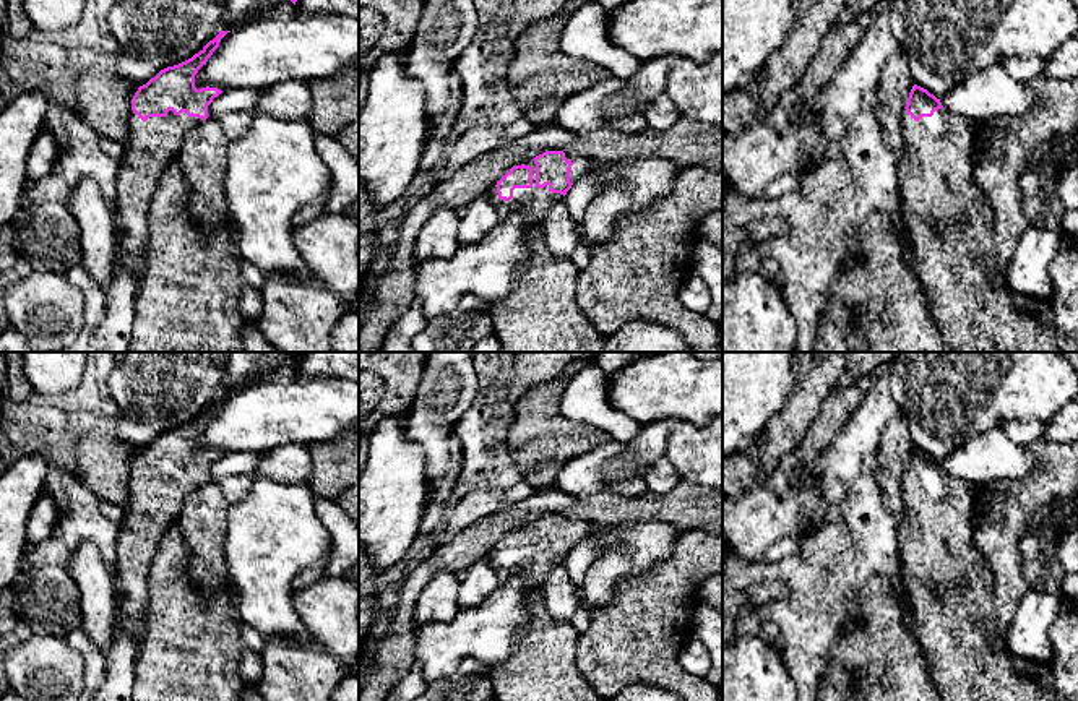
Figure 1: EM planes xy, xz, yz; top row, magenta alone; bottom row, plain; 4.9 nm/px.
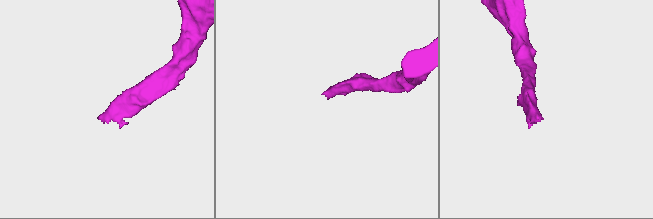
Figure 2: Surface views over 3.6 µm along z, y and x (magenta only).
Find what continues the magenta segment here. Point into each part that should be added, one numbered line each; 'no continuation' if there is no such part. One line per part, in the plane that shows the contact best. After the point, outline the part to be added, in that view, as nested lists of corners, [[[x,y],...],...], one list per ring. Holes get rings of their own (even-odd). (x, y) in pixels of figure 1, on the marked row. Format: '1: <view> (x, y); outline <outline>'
1: xz (536, 200); outline [[[534,161],[524,162],[524,166],[533,167],[533,187],[531,188],[515,188],[513,198],[510,201],[500,200],[497,193],[497,183],[484,195],[484,198],[498,209],[500,216],[507,216],[515,209],[526,209],[528,221],[531,224],[539,224],[544,213],[558,200],[563,198],[560,193],[552,193],[549,185],[544,188],[536,187],[536,164]]]

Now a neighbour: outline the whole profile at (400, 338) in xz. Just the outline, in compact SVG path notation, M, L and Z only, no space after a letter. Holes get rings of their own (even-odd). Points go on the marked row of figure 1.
M411 305L388 331L383 352L414 352L412 339L425 326L422 310Z

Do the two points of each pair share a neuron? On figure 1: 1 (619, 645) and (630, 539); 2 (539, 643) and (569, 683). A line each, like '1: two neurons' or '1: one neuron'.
1: two neurons
2: one neuron

